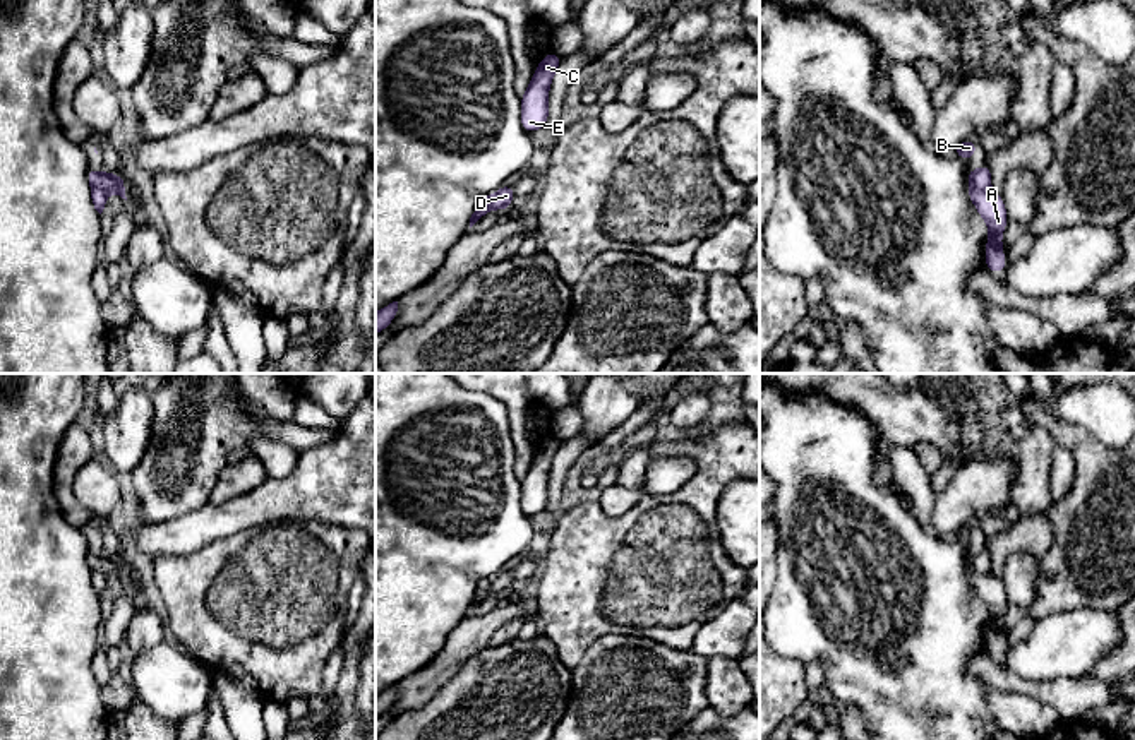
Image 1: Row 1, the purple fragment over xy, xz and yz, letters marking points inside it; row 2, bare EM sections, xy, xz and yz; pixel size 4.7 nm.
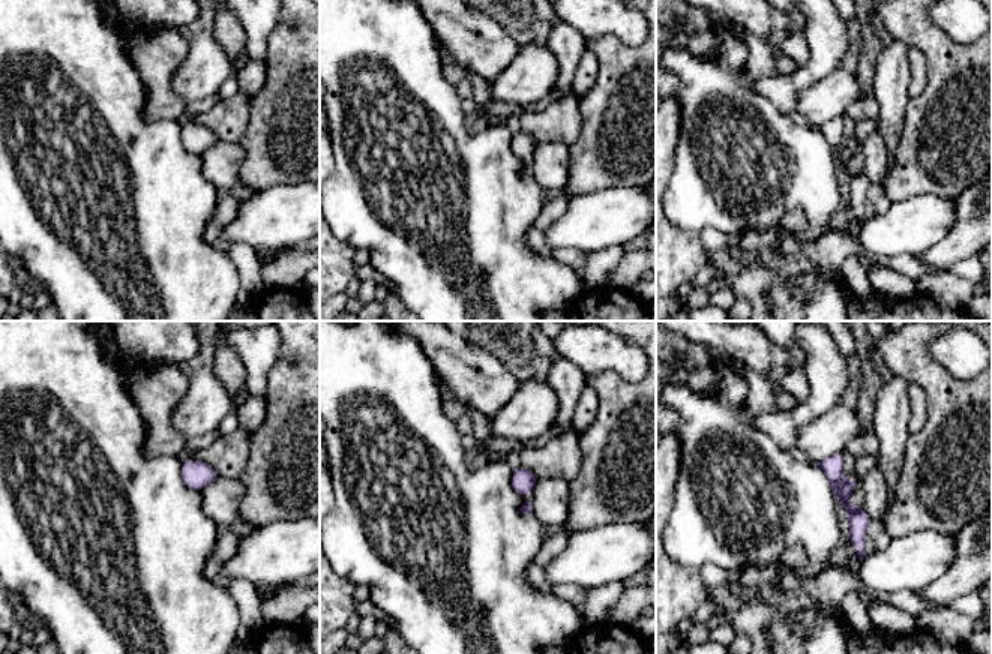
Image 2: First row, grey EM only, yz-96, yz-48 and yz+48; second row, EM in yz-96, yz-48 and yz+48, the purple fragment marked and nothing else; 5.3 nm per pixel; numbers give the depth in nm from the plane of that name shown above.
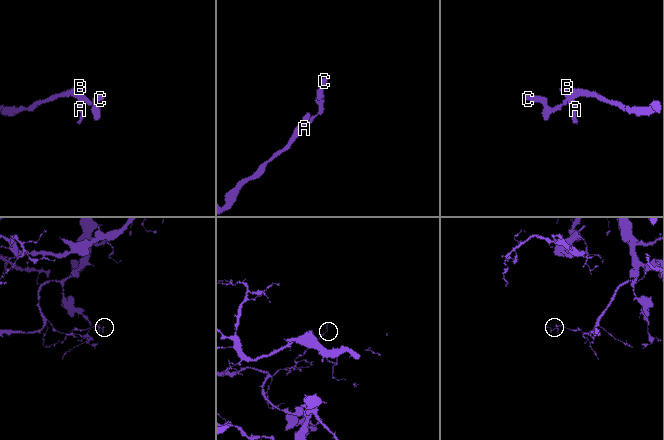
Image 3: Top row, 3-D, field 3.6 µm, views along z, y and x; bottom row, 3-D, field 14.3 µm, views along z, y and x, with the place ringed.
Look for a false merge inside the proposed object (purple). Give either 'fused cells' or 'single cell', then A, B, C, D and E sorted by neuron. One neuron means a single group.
fused cells; groups A B / C D E

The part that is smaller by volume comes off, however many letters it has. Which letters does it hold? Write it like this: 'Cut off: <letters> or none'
Cut off: A, B

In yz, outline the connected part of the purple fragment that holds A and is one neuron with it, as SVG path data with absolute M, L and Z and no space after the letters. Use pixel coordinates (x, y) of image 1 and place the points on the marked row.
M970 170L967 171L969 180L969 197L982 219L989 226L989 238L986 243L986 269L989 272L1005 272L1006 259L1001 254L1003 243L1001 243L1001 233L1006 226L1006 211L1003 204L1003 197L1000 194L993 192L982 192L976 188L970 182Z

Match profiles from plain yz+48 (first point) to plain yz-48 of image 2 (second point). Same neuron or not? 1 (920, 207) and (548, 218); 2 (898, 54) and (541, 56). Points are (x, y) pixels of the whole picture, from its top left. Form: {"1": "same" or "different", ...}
{"1": "different", "2": "different"}

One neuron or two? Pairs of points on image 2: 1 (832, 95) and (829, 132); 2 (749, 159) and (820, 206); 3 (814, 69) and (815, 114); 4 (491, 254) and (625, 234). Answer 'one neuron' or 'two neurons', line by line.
1: two neurons
2: one neuron
3: two neurons
4: two neurons

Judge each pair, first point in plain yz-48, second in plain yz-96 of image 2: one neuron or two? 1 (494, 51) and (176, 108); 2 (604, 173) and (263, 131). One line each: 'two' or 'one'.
1: one
2: one

